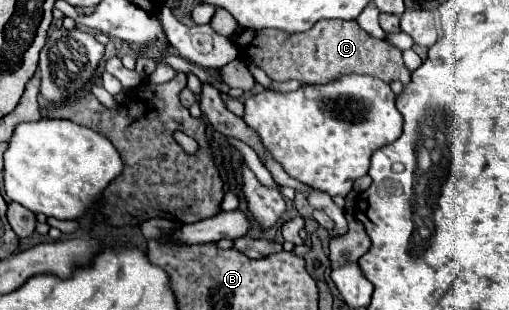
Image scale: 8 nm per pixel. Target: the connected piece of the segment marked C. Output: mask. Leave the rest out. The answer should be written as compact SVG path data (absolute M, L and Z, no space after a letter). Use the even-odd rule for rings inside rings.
M321 21L317 27L303 31L301 35L289 35L287 31L251 31L245 29L237 37L237 49L243 59L251 57L273 81L301 81L301 83L329 83L339 75L361 73L379 77L385 83L401 81L409 83L411 71L405 67L401 49L387 39L375 39L361 31L357 21Z

